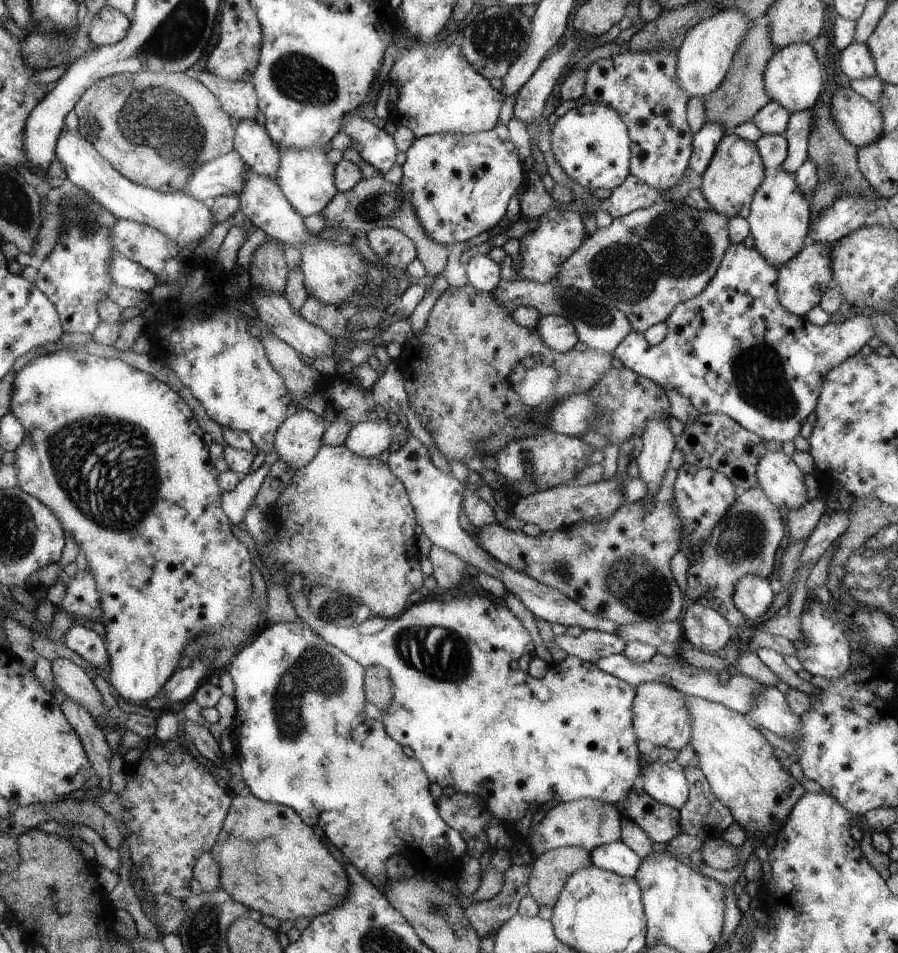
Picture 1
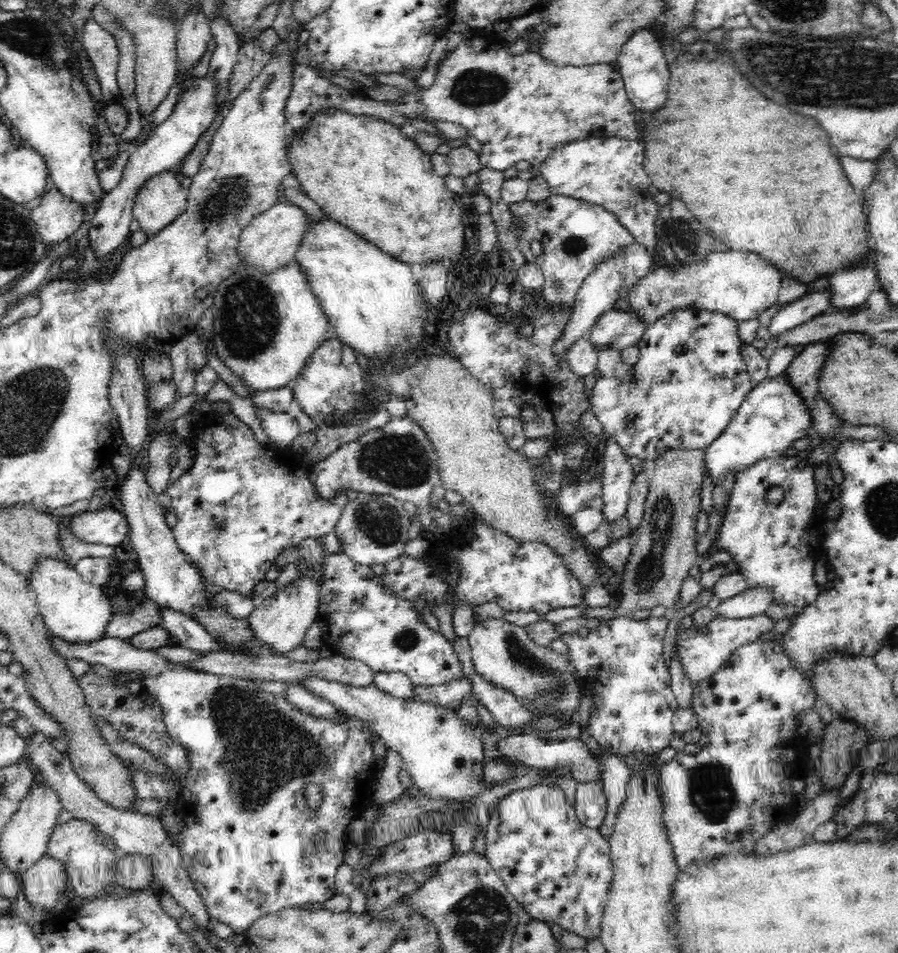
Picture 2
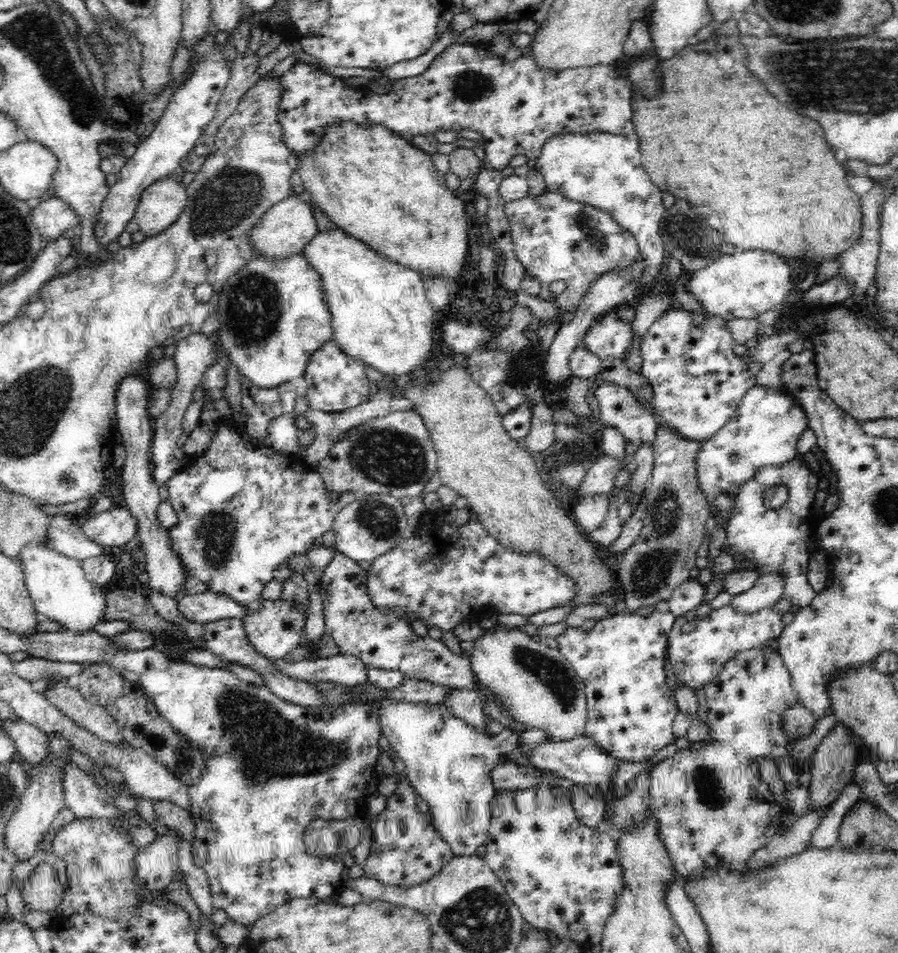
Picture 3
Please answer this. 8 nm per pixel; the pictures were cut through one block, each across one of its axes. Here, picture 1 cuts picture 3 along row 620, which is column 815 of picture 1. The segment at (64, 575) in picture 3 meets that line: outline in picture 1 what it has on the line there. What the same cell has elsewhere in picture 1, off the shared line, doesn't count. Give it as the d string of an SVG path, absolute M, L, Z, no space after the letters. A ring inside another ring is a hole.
M810 43L786 45L784 48L777 49L765 68L765 91L772 101L782 105L788 112L803 111L814 107L821 98L824 89L822 75L821 61Z

